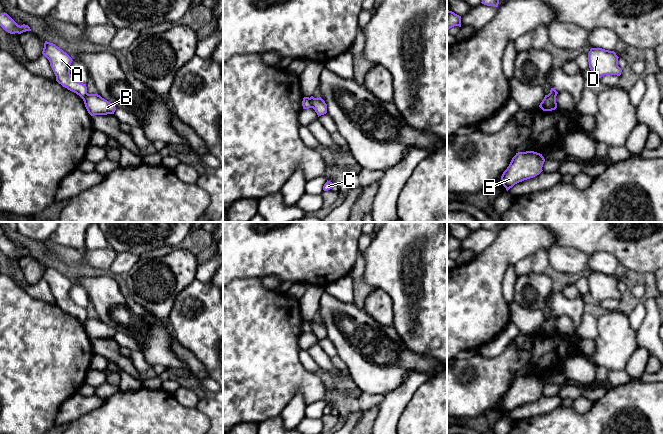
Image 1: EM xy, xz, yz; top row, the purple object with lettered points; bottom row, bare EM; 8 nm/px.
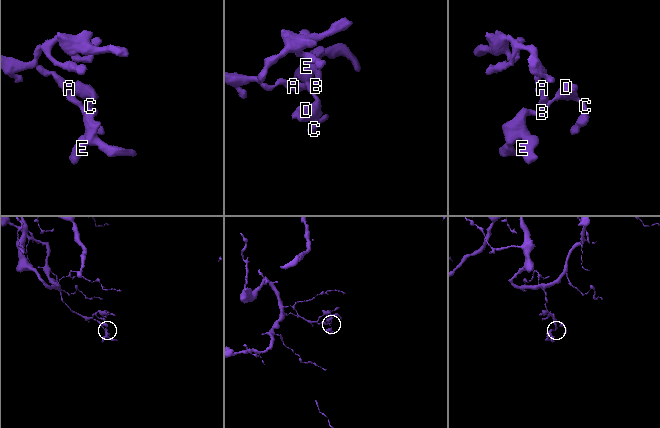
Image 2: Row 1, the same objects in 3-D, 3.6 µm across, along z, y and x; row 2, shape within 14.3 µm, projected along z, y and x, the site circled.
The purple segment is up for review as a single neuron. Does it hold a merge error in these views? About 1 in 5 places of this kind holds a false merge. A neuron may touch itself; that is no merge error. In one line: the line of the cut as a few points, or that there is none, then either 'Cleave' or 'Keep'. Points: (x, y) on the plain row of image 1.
Split along xz (309, 322), (312, 331). Cleave

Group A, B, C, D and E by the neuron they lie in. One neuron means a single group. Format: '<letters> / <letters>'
A / B C D E

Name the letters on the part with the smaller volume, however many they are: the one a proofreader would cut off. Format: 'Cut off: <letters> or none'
Cut off: B, C, D, E

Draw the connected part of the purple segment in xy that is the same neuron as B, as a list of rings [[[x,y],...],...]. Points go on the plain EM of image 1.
[[[87,318],[83,323],[85,331],[91,340],[114,338],[116,331],[100,319]]]

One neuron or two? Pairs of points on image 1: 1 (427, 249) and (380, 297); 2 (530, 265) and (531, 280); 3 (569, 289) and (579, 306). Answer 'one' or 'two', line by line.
1: two
2: two
3: two

